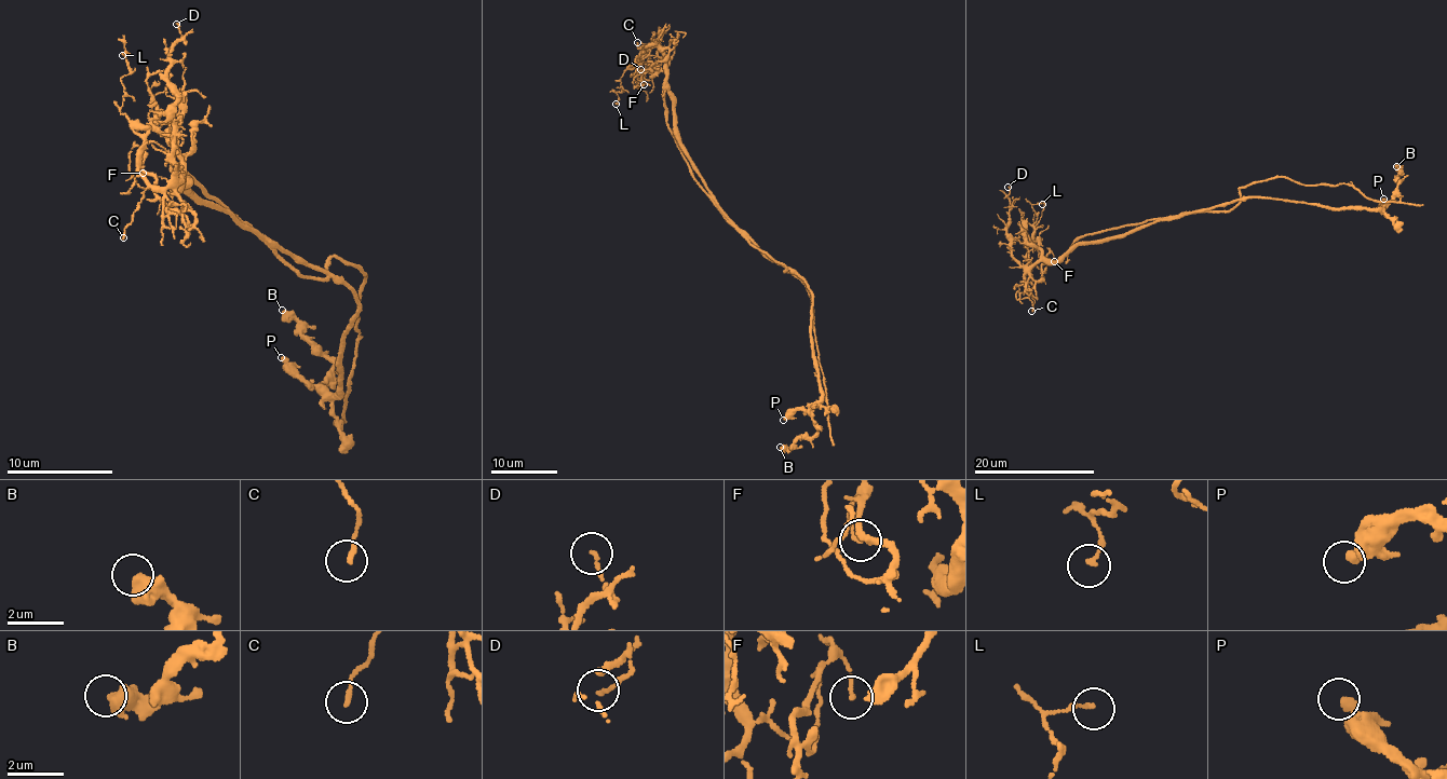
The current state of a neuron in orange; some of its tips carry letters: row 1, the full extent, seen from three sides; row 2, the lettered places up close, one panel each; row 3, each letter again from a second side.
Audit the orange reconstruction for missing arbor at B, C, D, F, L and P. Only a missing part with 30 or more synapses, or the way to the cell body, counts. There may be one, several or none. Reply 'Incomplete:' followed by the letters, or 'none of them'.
Incomplete: none of them

